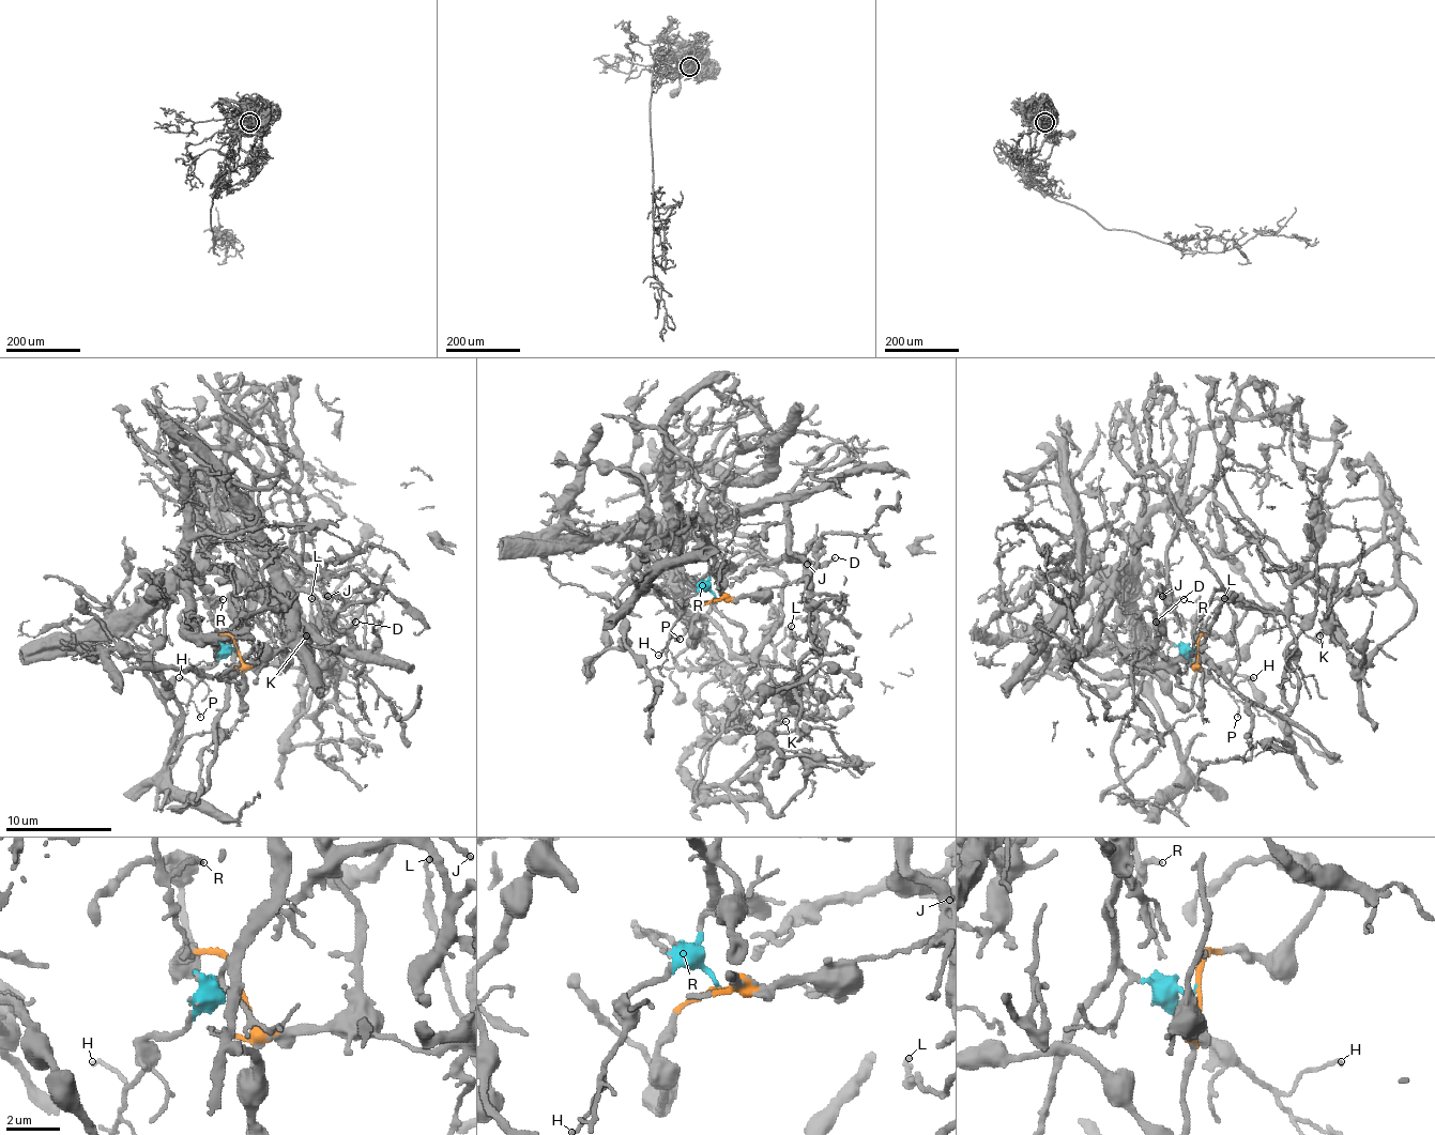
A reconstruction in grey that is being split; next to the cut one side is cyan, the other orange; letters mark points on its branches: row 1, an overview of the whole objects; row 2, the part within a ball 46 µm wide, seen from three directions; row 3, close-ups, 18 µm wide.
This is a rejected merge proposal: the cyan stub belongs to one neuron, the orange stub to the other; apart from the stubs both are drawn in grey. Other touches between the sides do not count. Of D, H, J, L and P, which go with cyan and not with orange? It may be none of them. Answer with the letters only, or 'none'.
H, P

